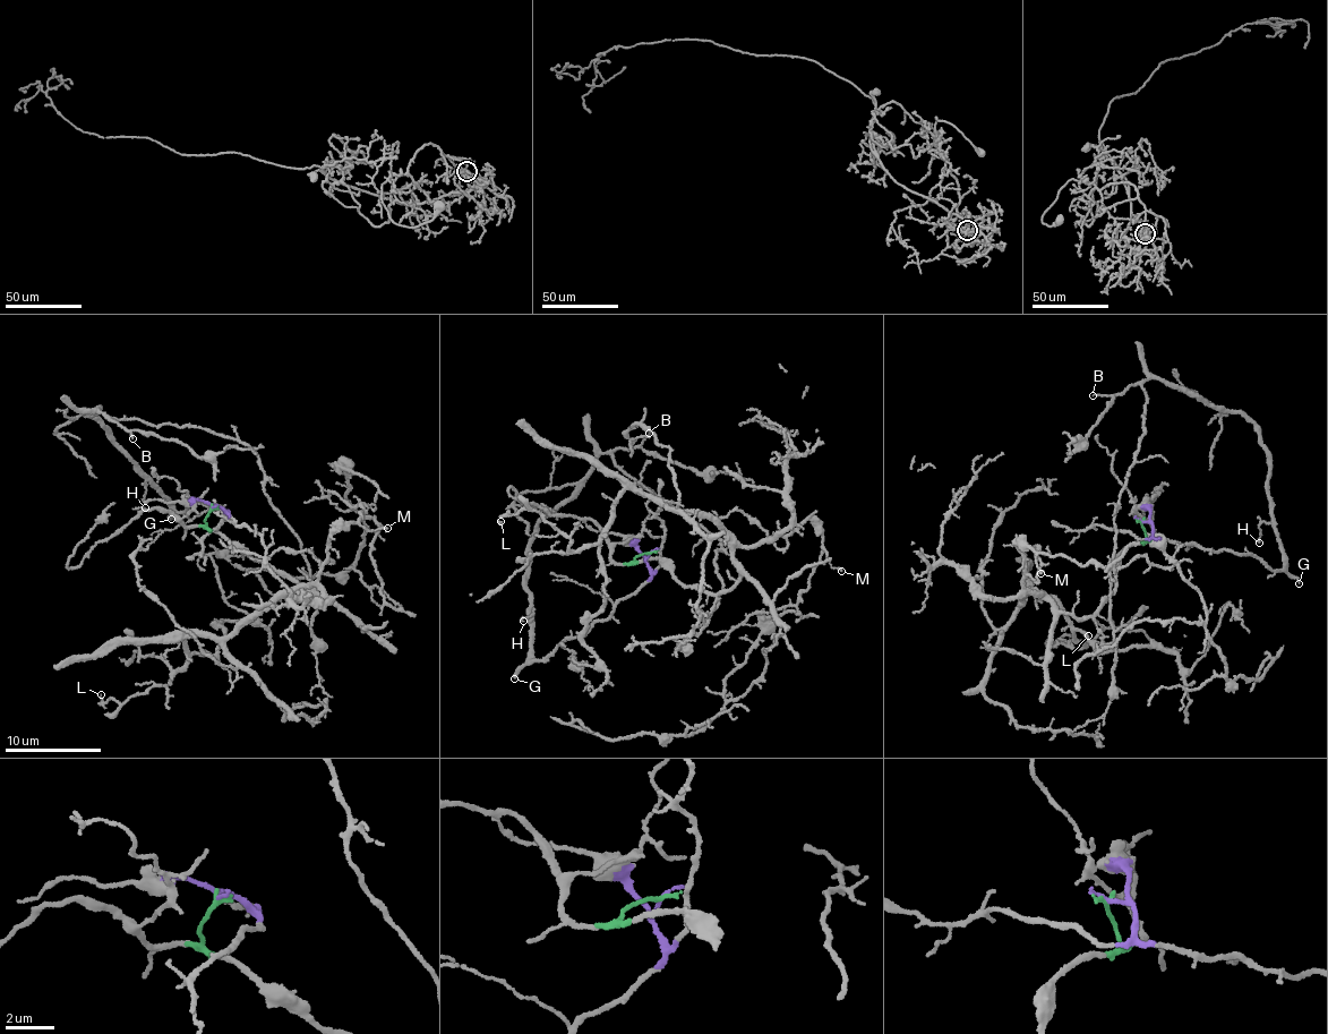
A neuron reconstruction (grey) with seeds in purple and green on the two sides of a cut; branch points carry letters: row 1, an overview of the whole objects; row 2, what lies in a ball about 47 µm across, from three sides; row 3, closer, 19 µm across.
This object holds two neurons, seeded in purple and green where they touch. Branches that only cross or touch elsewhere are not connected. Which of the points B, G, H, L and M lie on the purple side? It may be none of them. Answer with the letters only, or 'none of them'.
B, G, H

